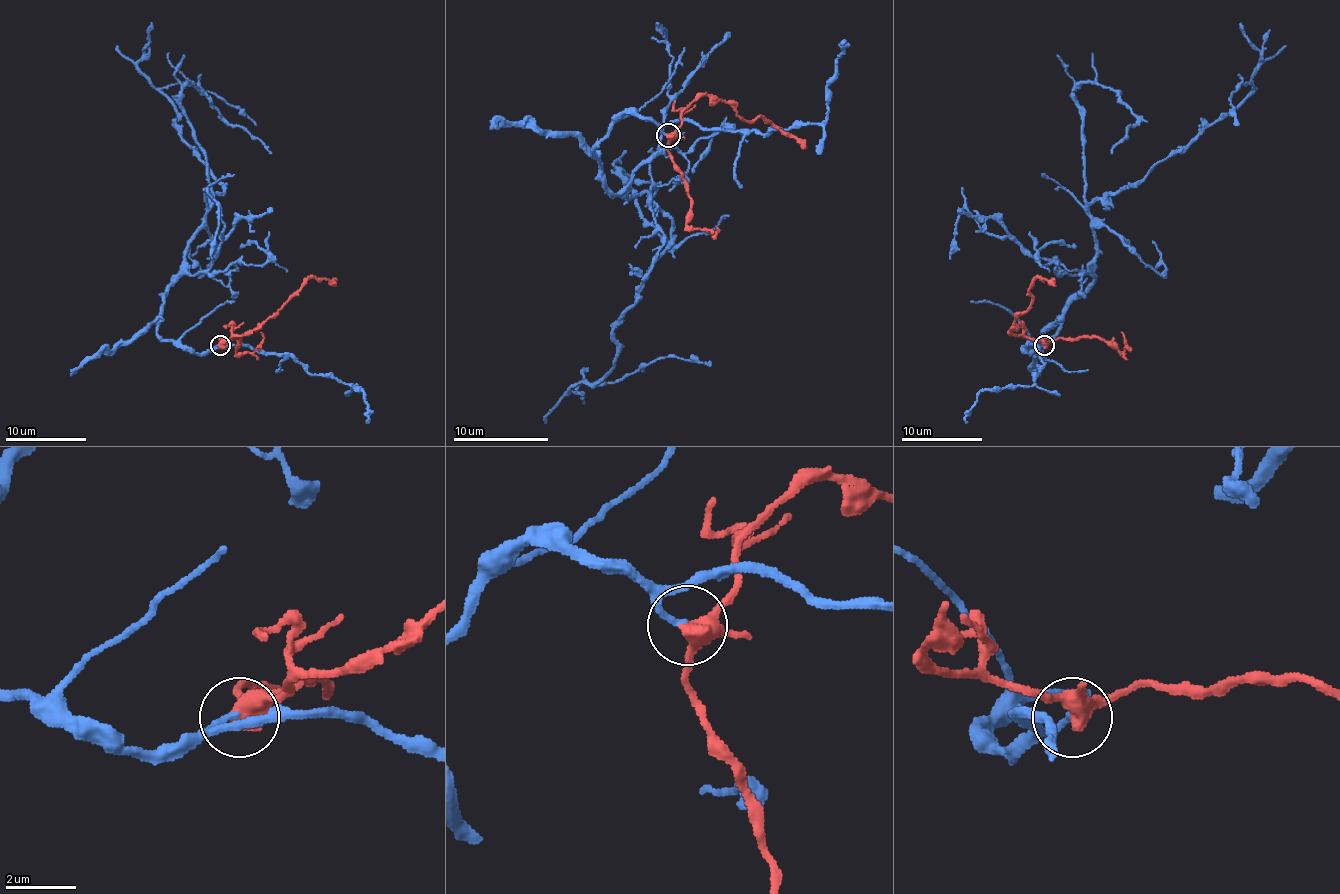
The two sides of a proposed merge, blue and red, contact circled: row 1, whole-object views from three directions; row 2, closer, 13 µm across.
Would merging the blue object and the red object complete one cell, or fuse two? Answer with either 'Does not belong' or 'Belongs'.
Belongs

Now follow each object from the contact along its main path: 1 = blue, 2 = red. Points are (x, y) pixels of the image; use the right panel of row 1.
1: (1043, 345), (1025, 349), (1055, 333), (1093, 280), (1089, 206), (1182, 152), (1250, 83), (1230, 95), (1238, 126)
2: (1043, 345), (1015, 335), (1011, 327), (1029, 306), (1029, 286), (1037, 278), (1047, 278), (1055, 284)

